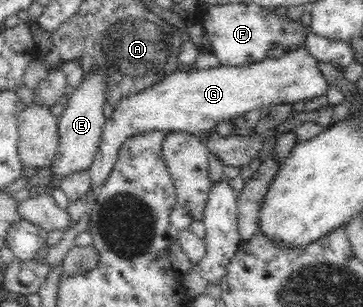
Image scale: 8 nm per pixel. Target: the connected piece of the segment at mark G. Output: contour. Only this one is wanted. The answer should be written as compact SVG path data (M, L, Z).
M305 42L278 59L266 58L238 67L220 65L207 70L192 68L188 72L174 71L152 87L122 98L116 104L112 118L104 123L95 160L89 170L91 190L95 194L100 192L100 186L108 178L117 159L120 145L131 136L153 130L196 135L197 132L215 130L218 123L255 109L312 100L326 93L328 85L318 69L318 61L306 49Z

